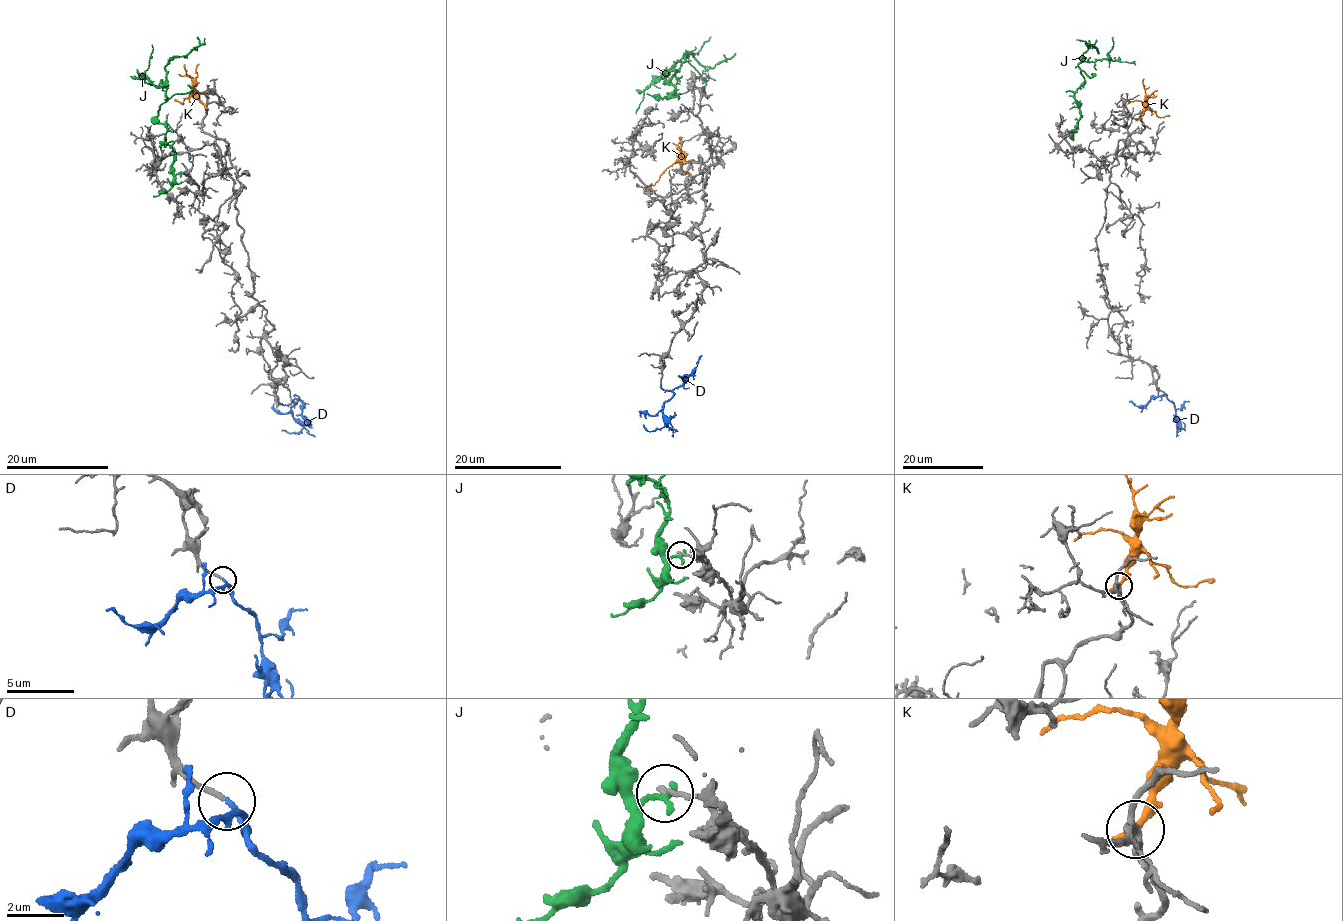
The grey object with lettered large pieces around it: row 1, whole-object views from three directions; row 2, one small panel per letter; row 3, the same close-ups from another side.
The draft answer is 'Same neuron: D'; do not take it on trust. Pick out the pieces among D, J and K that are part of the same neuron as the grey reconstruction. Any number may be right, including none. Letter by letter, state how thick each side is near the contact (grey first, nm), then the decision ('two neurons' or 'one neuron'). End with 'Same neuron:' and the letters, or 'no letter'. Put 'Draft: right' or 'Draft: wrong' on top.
Draft: right
D: calibres 180 and 190 nm; one neuron
J: calibres 180 and 280 nm; two neurons
K: calibres 200 and 340 nm; two neurons
Same neuron: D

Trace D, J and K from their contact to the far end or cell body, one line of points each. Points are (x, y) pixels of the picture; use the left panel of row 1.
D: (281, 404), (296, 403), (291, 407), (292, 417), (302, 429), (290, 433), (281, 430)
J: (179, 173), (157, 118), (167, 99), (164, 68), (204, 38)
K: (205, 105), (190, 95), (182, 104), (174, 100)

